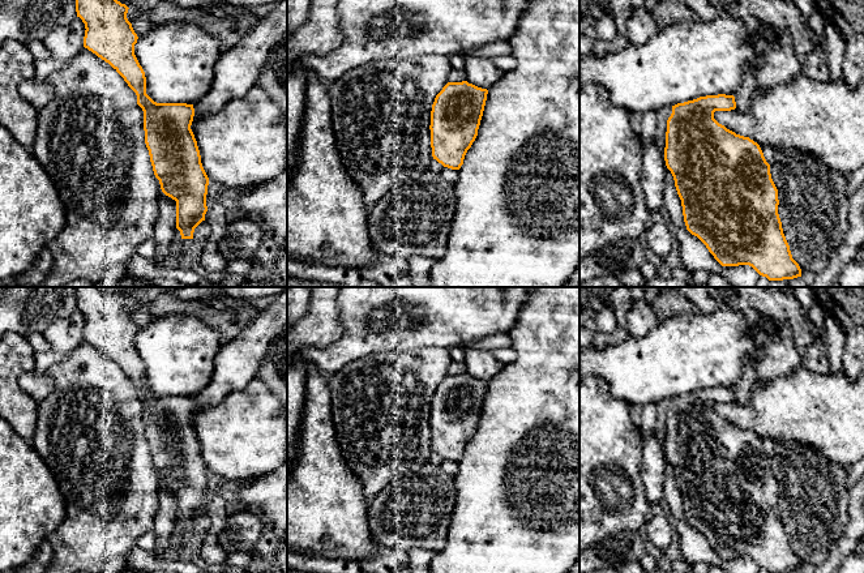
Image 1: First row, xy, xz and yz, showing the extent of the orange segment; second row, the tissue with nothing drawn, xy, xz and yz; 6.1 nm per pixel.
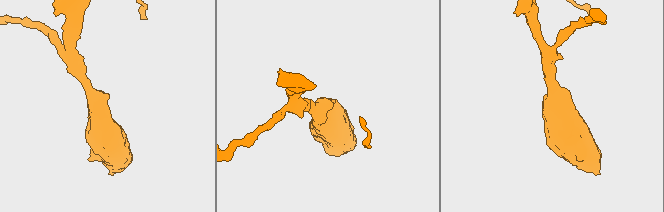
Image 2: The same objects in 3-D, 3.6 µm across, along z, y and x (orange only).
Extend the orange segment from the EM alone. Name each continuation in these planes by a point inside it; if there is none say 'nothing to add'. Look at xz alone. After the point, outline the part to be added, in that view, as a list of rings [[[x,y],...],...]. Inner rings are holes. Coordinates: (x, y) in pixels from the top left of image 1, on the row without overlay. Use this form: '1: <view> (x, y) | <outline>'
nothing to add

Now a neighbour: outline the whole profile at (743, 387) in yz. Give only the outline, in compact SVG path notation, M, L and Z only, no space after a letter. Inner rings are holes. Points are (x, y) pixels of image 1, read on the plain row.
M747 359L744 363L743 373L735 385L736 401L743 406L750 405L750 389L756 381L756 368L758 362L753 359Z

